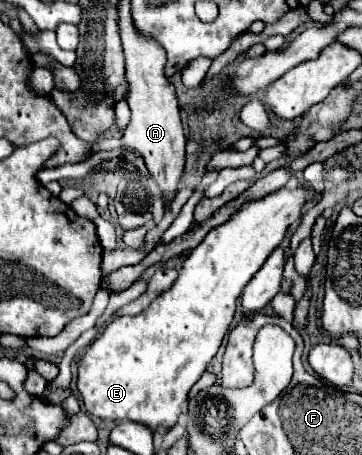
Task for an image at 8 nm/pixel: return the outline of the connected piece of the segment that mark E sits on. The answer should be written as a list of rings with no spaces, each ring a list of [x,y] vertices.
[[[308,183],[286,185],[262,199],[242,205],[226,223],[212,229],[204,241],[192,249],[190,257],[184,261],[180,277],[176,283],[164,291],[158,299],[152,301],[148,309],[134,317],[116,317],[100,337],[88,347],[86,355],[78,365],[78,391],[86,405],[86,411],[100,419],[110,421],[138,421],[152,431],[162,425],[164,429],[174,427],[180,413],[186,407],[186,397],[190,387],[206,371],[208,363],[216,355],[224,333],[236,311],[236,301],[242,295],[242,289],[254,277],[254,273],[264,265],[270,253],[280,247],[288,229],[302,217],[304,205],[318,199],[318,191]]]

